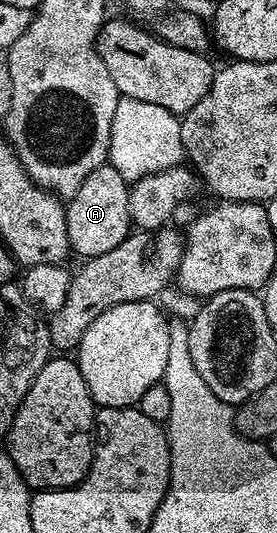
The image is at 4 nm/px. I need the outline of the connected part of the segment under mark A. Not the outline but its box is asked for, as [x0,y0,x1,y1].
[66,162,133,258]

